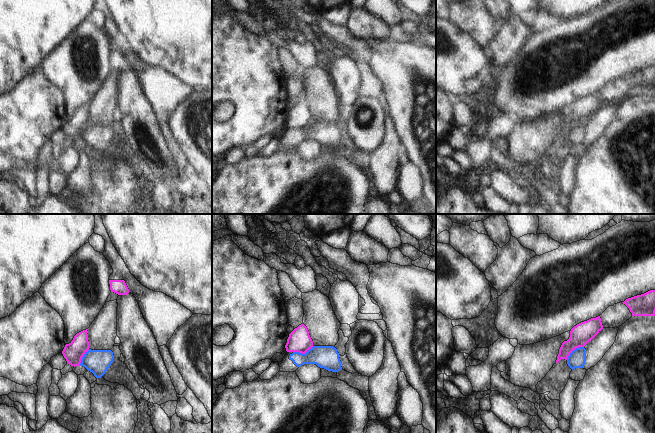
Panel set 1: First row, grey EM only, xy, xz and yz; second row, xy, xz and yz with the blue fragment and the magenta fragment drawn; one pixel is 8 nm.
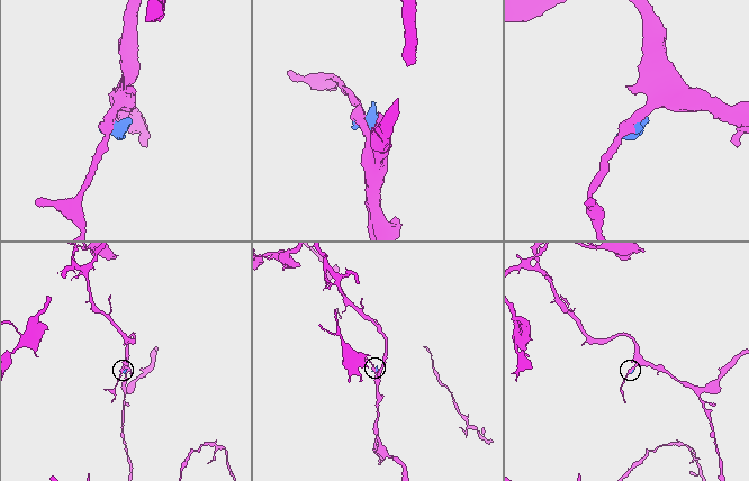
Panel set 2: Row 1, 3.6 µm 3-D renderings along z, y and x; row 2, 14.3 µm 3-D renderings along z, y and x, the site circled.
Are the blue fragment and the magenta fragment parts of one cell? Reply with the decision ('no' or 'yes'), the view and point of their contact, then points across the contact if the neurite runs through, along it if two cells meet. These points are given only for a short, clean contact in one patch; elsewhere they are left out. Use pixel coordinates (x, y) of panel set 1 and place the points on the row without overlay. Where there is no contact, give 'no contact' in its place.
no; contact xz (303, 130); border xz (313, 122), (304, 129), (293, 128)

